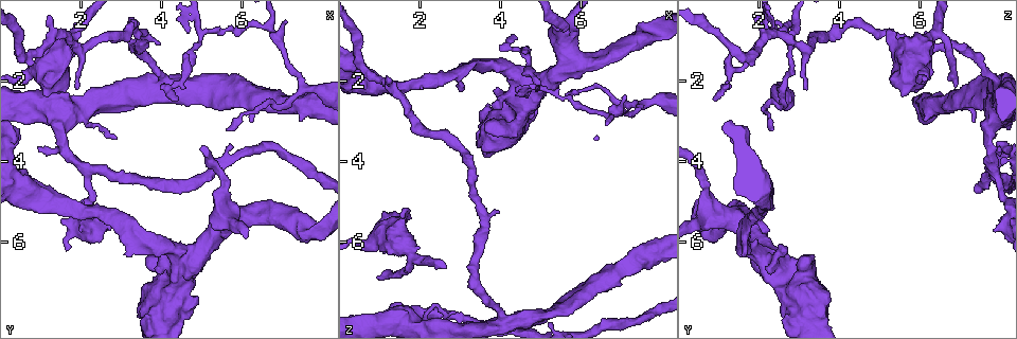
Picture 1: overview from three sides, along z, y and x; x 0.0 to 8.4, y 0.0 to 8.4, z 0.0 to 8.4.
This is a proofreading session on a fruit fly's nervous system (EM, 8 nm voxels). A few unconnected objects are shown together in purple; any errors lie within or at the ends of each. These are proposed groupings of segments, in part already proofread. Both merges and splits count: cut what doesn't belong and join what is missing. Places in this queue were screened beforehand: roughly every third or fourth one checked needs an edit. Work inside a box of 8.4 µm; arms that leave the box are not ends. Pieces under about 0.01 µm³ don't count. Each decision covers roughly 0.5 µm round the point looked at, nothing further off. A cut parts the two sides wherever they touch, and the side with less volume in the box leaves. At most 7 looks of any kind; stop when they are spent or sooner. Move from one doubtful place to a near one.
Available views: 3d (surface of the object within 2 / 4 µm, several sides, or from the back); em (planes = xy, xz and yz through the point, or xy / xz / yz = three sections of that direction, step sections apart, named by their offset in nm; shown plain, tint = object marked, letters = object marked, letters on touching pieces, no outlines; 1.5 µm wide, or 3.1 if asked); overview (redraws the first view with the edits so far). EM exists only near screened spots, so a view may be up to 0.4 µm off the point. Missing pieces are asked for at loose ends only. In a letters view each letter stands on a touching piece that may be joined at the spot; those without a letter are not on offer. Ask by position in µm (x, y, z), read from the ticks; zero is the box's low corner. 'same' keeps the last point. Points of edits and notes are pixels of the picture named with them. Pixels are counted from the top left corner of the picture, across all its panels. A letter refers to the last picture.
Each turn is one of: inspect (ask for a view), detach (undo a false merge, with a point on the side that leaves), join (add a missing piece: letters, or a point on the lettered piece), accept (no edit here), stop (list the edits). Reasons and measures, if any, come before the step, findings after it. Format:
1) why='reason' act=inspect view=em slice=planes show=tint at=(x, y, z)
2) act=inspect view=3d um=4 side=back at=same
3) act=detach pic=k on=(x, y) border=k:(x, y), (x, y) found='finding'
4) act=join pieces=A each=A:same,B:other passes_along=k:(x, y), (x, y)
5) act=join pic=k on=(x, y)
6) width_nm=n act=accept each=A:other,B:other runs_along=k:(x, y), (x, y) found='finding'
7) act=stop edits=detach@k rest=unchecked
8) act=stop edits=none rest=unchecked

why='thin end' act=inspect view=em slice=planes show=letters at=(1.90, 2.25, 3.15)

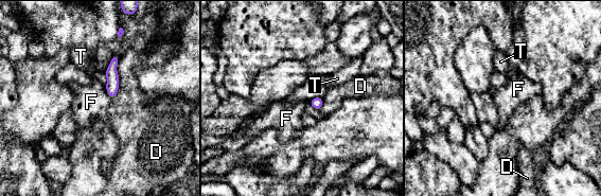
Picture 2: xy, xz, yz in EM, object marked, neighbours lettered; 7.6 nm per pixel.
act=accept each=D:other,F:other,T:other runs_along=2:(116, 57), (112, 65), (112, 94) found='none of them fits'

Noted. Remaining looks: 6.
why='thick turns thin' act=inspect view=em slice=xy step=8 show=plain at=(0.55, 1.95, 6.05)

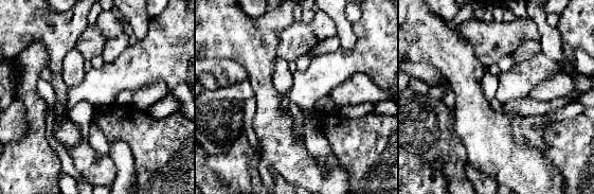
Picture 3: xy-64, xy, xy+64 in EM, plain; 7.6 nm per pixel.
why='where the object lies' act=inspect view=em slice=xy step=8 show=tint at=same

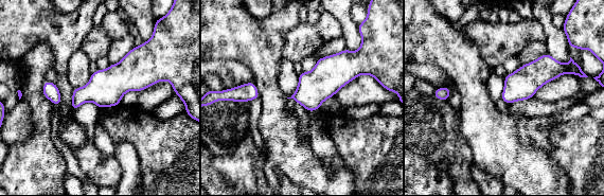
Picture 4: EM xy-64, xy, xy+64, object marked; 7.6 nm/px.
act=inspect view=em slice=xy step=8 show=letters at=same

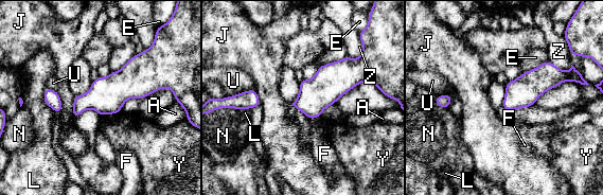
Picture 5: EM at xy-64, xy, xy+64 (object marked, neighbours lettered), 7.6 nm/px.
act=accept each=A:other,E:other,F:other,J:other,L:other,N:other,U:other,Y:other,Z:other border=5:(121, 110), (100, 116) found='all the same neuron'

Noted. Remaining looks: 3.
why='thin end' act=inspect view=em slice=xz step=8 show=tint at=(5.65, 3.15, 2.40)

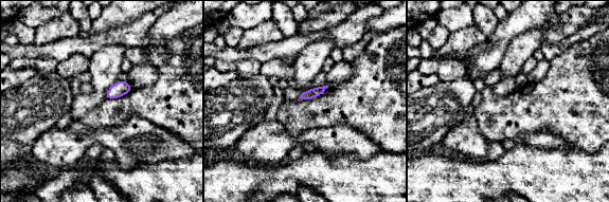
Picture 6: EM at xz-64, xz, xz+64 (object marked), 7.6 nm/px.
act=inspect view=em slice=xz step=8 show=letters at=same

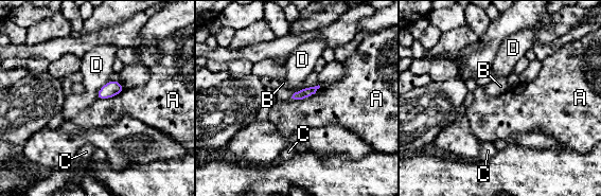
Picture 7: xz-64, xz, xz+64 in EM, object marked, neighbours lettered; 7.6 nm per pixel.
longest_contact=A:240nm act=accept each=A:other,B:other,C:other,D:other found='no lettered piece goes on from it'

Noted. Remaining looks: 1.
act=stop edits=none rest=unchecked

